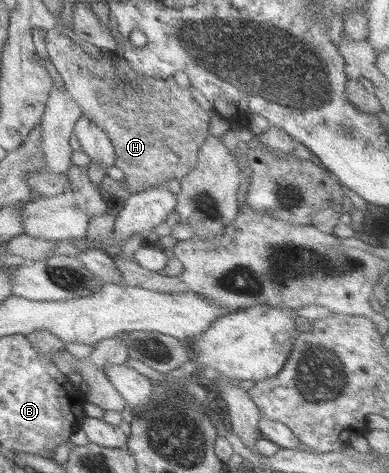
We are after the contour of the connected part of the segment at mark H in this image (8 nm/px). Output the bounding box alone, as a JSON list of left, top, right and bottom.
[42,29,209,194]

